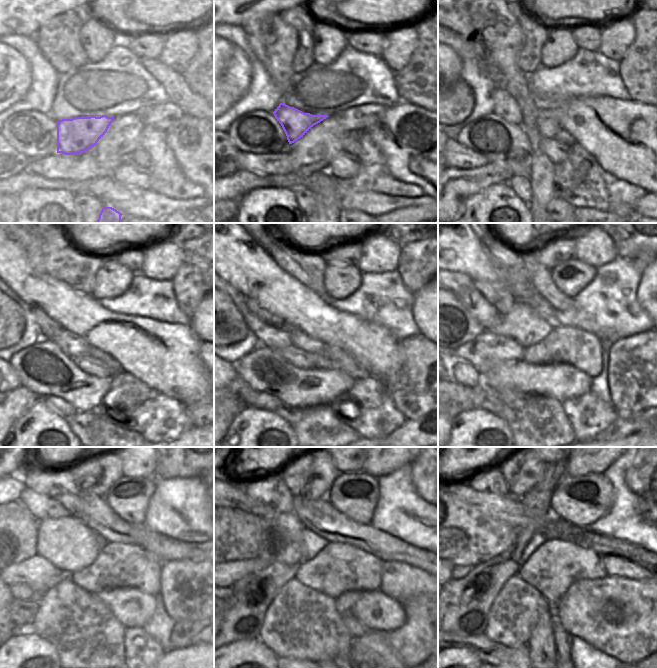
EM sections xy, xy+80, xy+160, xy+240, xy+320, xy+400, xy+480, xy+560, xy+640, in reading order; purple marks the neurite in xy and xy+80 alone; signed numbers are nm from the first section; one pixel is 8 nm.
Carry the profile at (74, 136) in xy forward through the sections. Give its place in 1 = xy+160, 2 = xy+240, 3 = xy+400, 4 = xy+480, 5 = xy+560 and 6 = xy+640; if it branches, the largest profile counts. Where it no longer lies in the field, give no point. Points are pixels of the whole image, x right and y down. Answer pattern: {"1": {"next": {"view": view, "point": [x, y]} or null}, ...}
{"1": {"next": {"view": "xy+160", "point": [504, 105]}}, "2": {"next": {"view": "xy+240", "point": [50, 328]}}, "3": {"next": {"view": "xy+400", "point": [496, 294]}}, "4": {"next": {"view": "xy+480", "point": [42, 507]}}, "5": {"next": {"view": "xy+560", "point": [268, 488]}}, "6": {"next": {"view": "xy+640", "point": [489, 479]}}}

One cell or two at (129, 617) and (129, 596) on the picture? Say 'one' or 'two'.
one

